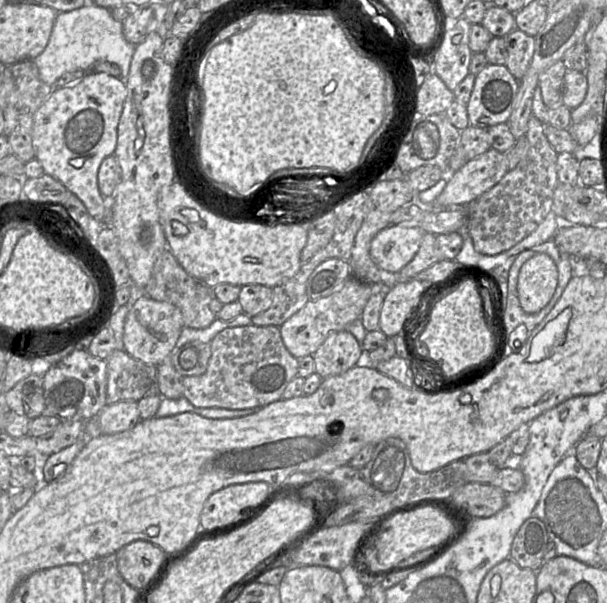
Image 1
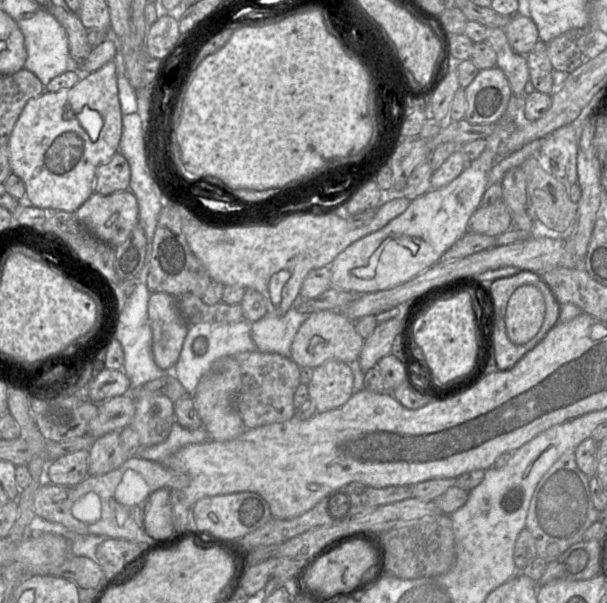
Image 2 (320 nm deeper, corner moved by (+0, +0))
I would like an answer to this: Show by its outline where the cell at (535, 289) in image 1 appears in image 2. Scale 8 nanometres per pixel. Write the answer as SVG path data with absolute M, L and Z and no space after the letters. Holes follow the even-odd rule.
M533 285L518 287L508 300L504 323L511 343L523 345L540 330L545 317L545 301Z

